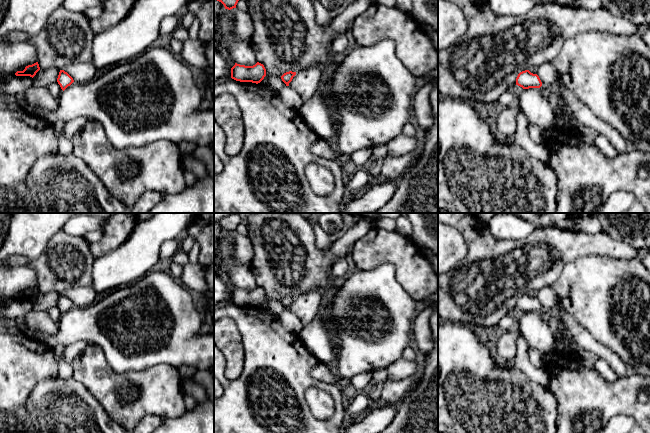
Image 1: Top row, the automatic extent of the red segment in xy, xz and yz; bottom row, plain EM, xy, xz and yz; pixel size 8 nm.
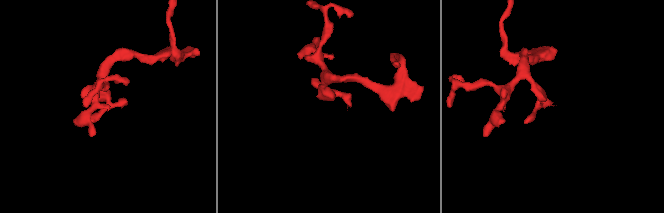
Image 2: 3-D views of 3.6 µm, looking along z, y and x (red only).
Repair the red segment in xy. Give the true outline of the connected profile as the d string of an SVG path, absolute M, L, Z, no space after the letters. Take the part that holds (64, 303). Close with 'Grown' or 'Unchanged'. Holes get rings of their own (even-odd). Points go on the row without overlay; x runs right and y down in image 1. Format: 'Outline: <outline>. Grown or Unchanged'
Outline: M60 294L57 306L60 309L61 313L64 315L74 306L74 304L67 296L65 296L64 294Z. Unchanged

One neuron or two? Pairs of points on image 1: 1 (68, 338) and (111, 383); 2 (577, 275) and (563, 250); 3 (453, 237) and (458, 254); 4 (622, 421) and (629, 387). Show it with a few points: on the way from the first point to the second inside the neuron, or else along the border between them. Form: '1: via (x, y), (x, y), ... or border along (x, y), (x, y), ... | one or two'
1: border along (88, 343), (97, 345), (102, 350), (106, 359) | two
2: border along (592, 254), (579, 256), (571, 261), (555, 281) | two
3: via (453, 241), (454, 250) | one
4: border along (607, 421), (619, 415), (629, 415), (637, 422) | two

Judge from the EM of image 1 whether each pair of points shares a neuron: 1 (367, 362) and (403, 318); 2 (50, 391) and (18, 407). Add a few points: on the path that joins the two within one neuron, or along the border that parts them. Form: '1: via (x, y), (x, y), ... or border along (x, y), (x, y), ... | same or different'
1: via (374, 351), (392, 333), (392, 329) | same
2: border along (37, 382), (27, 401), (27, 410), (32, 422) | different

